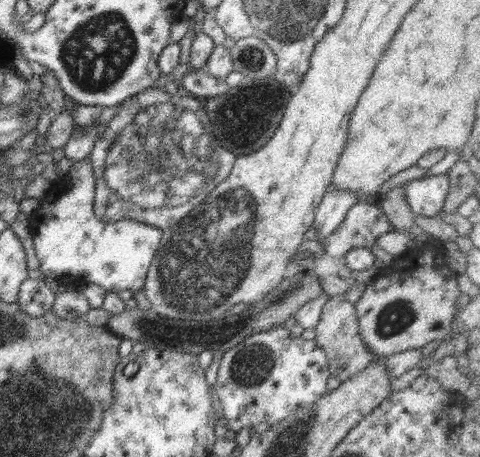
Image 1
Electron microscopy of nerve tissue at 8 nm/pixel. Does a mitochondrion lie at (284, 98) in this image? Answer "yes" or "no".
no

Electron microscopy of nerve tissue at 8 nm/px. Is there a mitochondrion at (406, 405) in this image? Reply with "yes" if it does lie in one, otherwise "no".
no

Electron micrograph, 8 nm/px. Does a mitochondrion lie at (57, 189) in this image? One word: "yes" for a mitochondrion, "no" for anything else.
no

